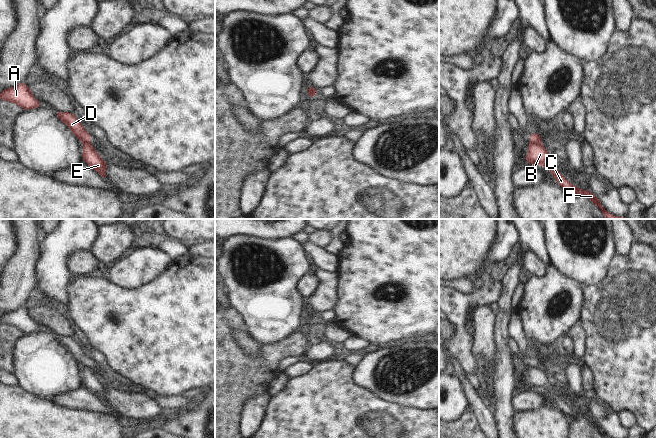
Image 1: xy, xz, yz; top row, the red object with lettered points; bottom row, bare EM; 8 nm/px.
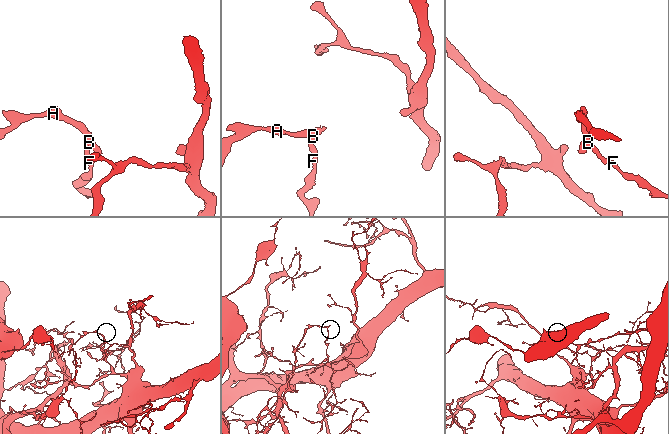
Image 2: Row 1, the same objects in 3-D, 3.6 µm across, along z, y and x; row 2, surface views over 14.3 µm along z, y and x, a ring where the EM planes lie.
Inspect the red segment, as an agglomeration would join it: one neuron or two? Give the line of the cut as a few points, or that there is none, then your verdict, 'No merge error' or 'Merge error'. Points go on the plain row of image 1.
Split along yz (530, 366), (541, 367). Merge error

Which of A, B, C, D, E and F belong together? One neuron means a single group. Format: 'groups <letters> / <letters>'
groups A D / B C E F

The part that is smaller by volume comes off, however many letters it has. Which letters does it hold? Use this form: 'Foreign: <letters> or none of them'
Foreign: A, D

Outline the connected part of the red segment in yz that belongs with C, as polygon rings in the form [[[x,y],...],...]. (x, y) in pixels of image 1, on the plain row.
[[[542,367],[529,368],[528,378],[525,381],[525,385],[530,389],[541,389],[547,391],[552,400],[557,404],[559,410],[561,410],[570,420],[571,419],[584,419],[588,421],[603,438],[609,437],[600,426],[600,423],[596,421],[590,414],[582,414],[572,409],[561,397],[555,392],[555,387],[550,383],[548,374],[542,369]]]

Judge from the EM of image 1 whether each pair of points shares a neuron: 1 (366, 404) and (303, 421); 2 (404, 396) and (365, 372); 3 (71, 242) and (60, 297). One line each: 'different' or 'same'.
1: same
2: same
3: same

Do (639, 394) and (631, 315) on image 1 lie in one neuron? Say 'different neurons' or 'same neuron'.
same neuron

